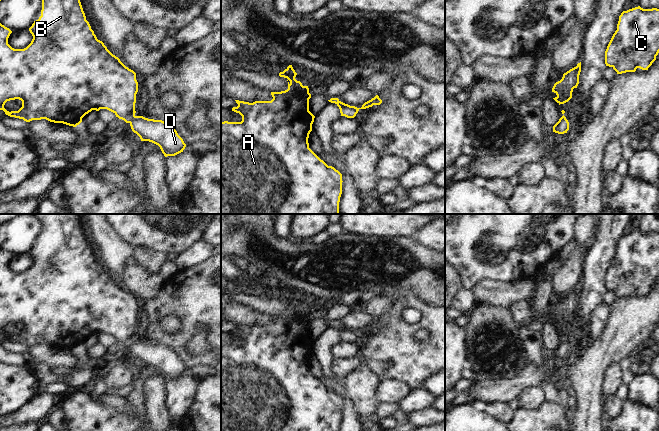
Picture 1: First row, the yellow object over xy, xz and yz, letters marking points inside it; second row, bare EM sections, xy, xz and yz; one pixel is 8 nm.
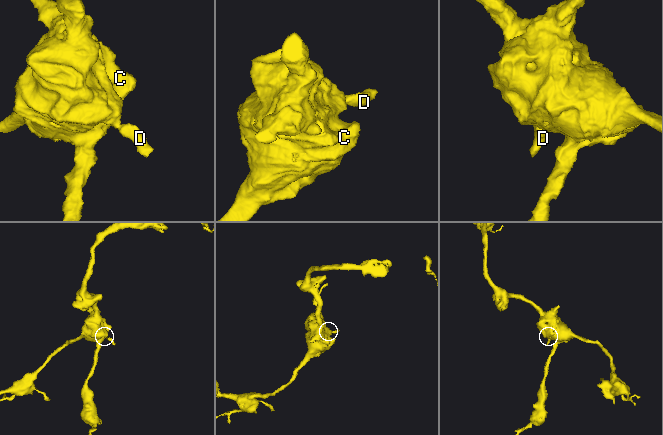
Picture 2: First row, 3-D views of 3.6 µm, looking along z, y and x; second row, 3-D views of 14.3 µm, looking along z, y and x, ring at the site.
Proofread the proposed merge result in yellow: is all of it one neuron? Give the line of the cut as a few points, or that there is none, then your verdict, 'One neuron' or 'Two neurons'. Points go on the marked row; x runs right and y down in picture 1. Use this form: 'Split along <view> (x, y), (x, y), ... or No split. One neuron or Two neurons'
No split. One neuron.

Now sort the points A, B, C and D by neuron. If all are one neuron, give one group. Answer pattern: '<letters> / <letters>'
A B C D

